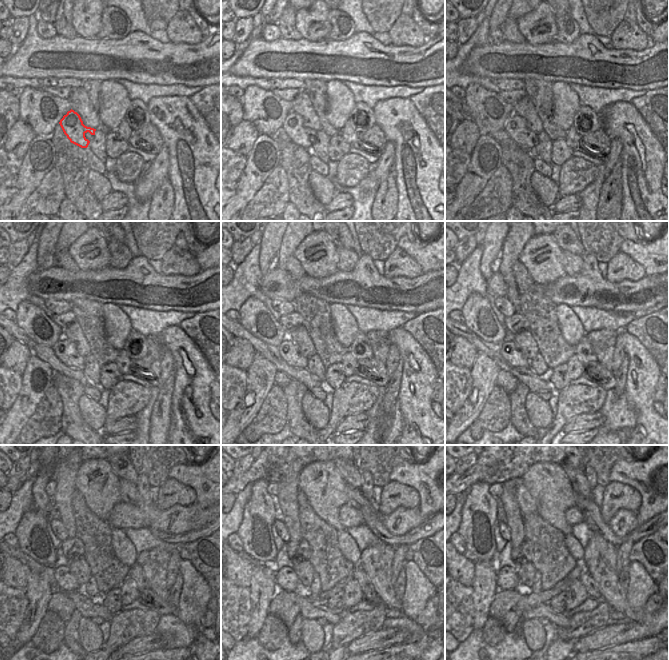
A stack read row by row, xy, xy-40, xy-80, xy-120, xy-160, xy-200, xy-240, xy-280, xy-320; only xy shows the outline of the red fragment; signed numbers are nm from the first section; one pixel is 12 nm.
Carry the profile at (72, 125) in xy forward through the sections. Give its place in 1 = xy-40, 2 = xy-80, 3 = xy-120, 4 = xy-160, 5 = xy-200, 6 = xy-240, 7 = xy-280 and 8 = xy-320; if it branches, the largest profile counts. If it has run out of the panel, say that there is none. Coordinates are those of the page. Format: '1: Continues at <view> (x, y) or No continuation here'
1: Continues at xy-40 (293, 125)
2: Continues at xy-80 (515, 126)
3: Continues at xy-120 (65, 350)
4: Continues at xy-160 (289, 351)
5: Continues at xy-200 (510, 350)
6: Continues at xy-240 (66, 581)
7: Continues at xy-280 (286, 579)
8: Continues at xy-320 (506, 578).

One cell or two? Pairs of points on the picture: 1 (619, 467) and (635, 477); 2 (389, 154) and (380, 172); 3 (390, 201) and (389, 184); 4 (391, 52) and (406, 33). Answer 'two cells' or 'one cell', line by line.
1: one cell
2: one cell
3: one cell
4: two cells

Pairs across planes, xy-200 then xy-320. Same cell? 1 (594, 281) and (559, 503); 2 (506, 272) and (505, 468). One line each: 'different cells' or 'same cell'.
1: different cells
2: different cells

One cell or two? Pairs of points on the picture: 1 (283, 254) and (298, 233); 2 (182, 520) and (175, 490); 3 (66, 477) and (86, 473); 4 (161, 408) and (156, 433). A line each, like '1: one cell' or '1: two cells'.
1: one cell
2: two cells
3: two cells
4: one cell

